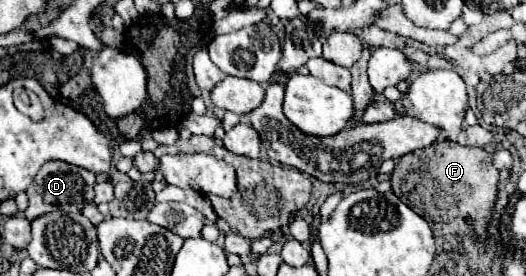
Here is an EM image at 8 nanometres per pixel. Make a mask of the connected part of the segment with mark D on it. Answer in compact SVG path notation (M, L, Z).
M45 162L43 168L39 170L39 174L35 176L33 184L27 190L29 196L29 208L25 210L25 216L29 222L33 222L35 218L55 212L55 210L63 210L63 212L81 212L85 204L93 202L93 186L95 186L95 174L91 174L85 168L79 166L71 166L67 162Z

